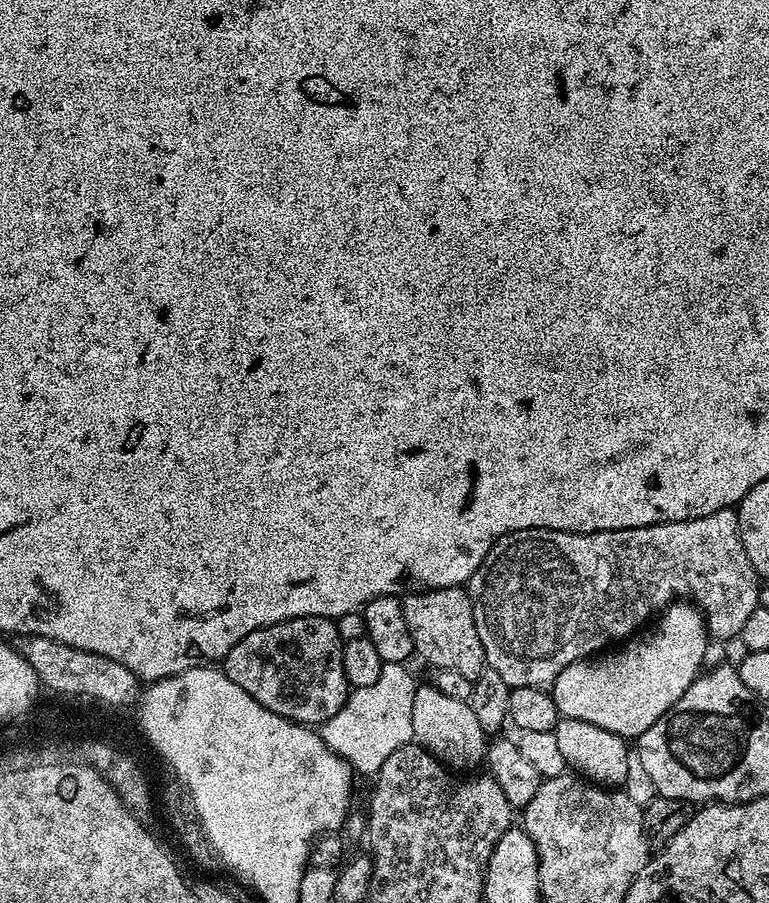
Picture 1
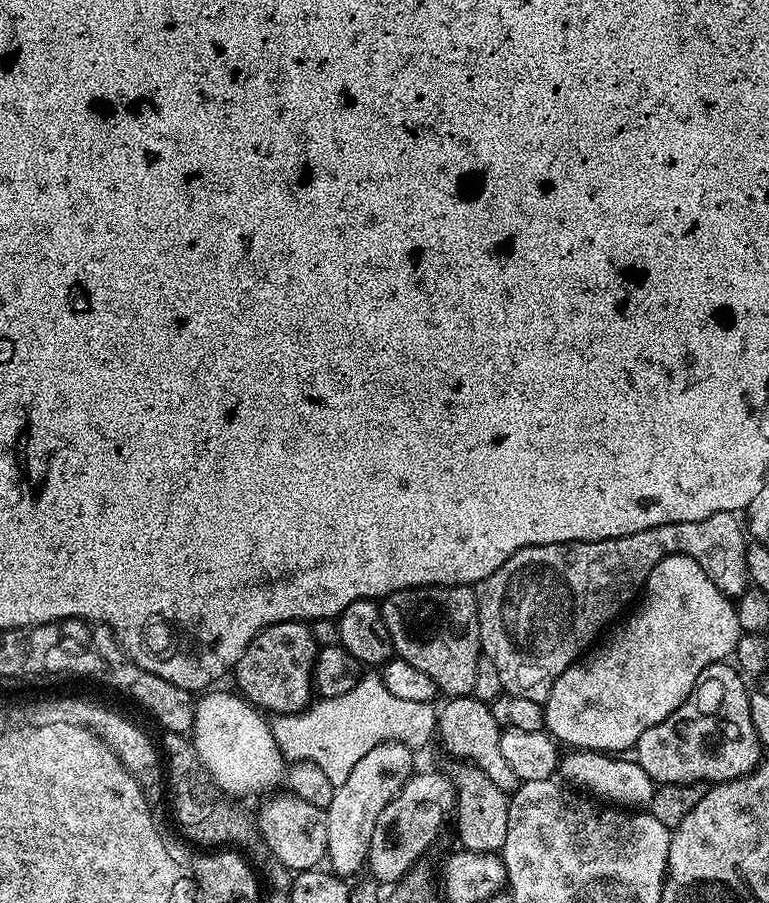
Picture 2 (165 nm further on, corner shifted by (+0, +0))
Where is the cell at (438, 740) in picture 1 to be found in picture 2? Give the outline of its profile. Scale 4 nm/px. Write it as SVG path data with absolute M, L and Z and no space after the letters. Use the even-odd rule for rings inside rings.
M452 762L449 768L446 768L446 775L452 781L456 788L456 807L454 809L454 820L456 816L456 832L460 835L460 840L465 849L469 852L495 852L499 853L506 842L506 822L508 821L508 802L509 793L498 790L478 766L467 762Z

